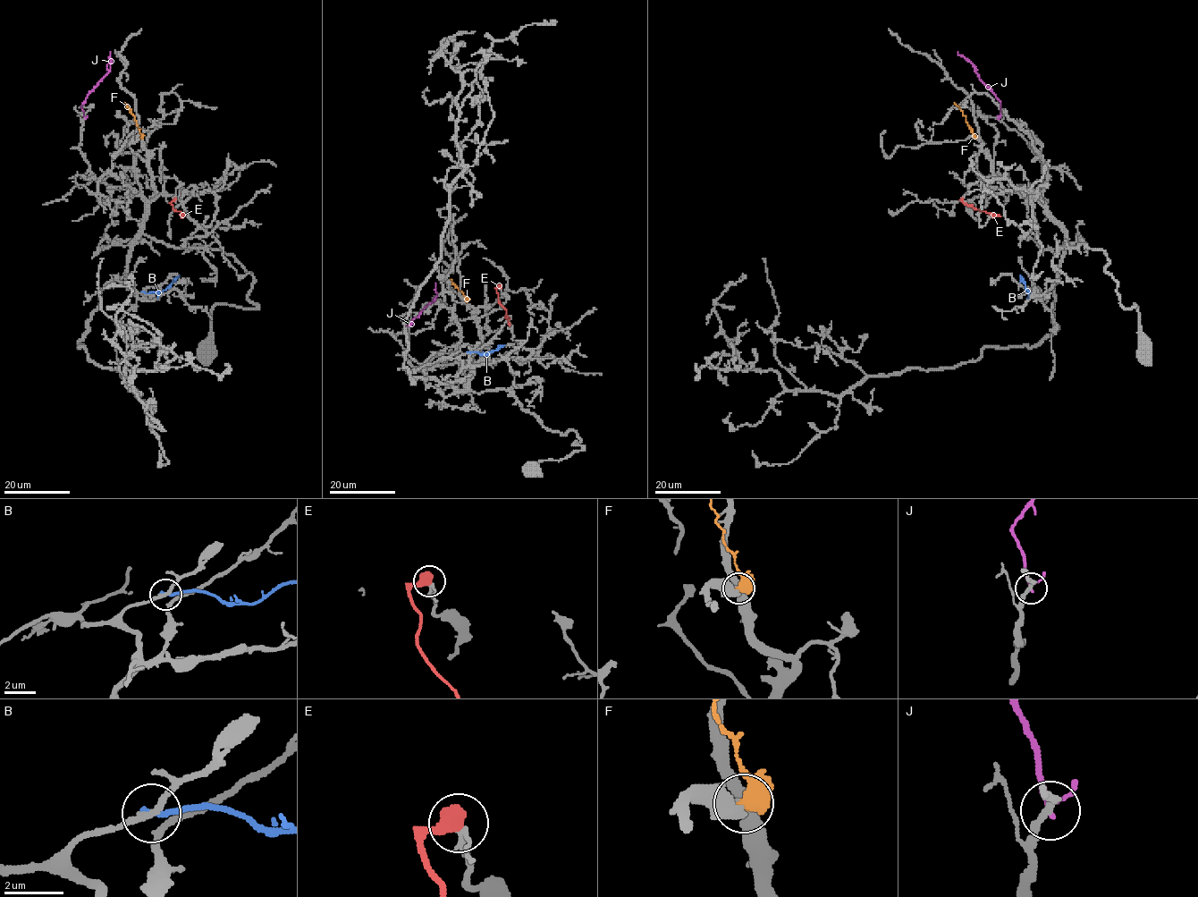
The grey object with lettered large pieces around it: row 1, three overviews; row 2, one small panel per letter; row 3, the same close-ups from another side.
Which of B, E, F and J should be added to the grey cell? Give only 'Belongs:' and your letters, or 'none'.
Belongs: none

